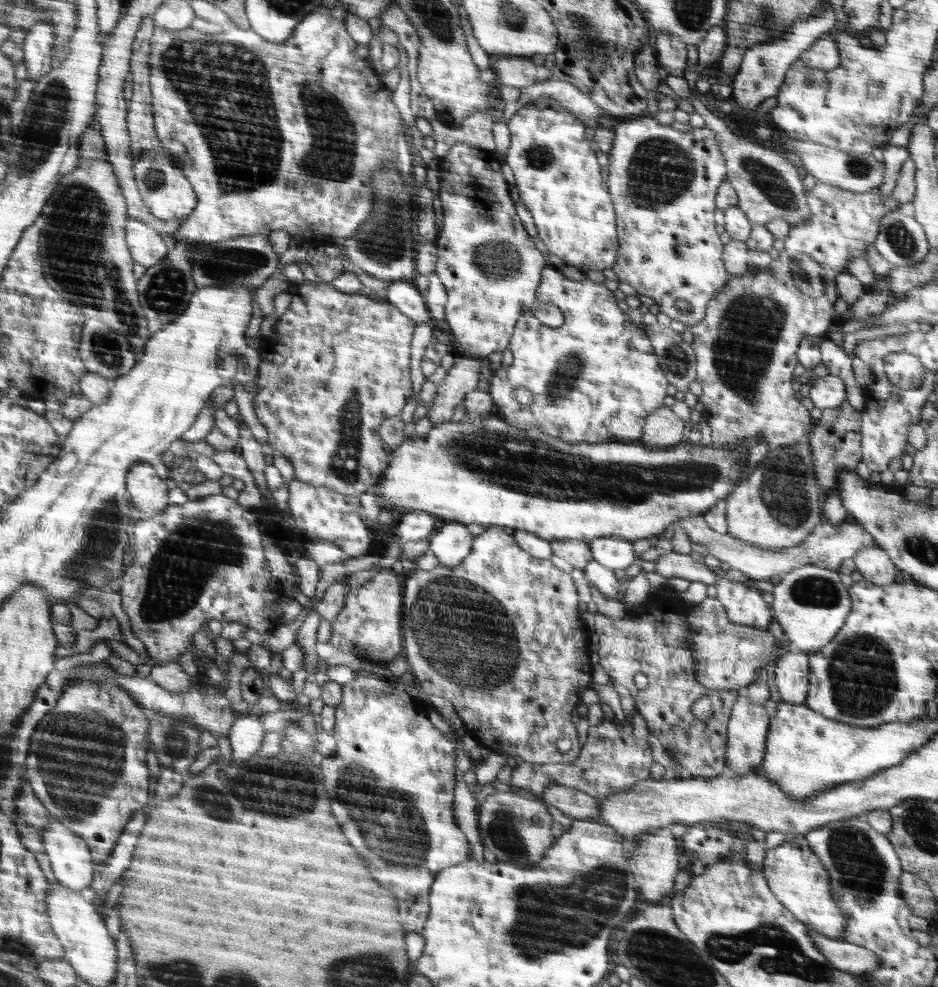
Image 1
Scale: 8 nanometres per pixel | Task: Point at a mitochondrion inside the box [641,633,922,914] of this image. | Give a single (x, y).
(864, 872)

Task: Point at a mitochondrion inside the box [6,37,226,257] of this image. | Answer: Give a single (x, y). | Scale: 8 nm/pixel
(38, 139)

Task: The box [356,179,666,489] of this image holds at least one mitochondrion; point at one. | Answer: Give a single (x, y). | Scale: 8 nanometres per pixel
(498, 261)

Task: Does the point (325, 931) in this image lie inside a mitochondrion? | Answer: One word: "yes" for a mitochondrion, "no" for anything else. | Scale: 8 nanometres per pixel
no

